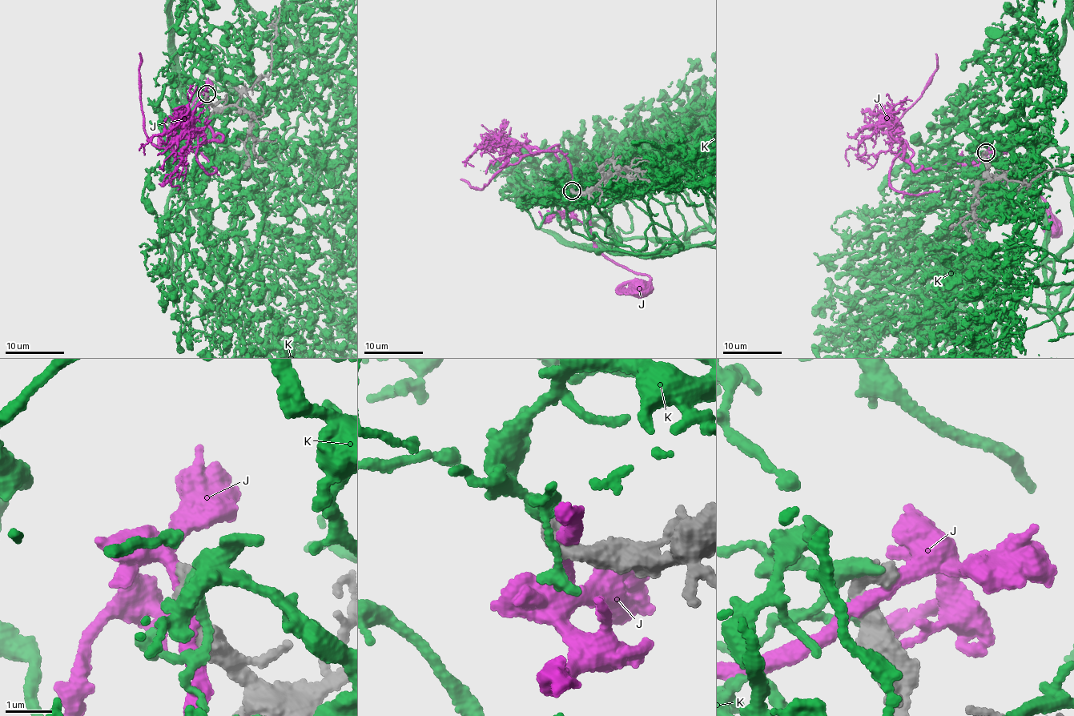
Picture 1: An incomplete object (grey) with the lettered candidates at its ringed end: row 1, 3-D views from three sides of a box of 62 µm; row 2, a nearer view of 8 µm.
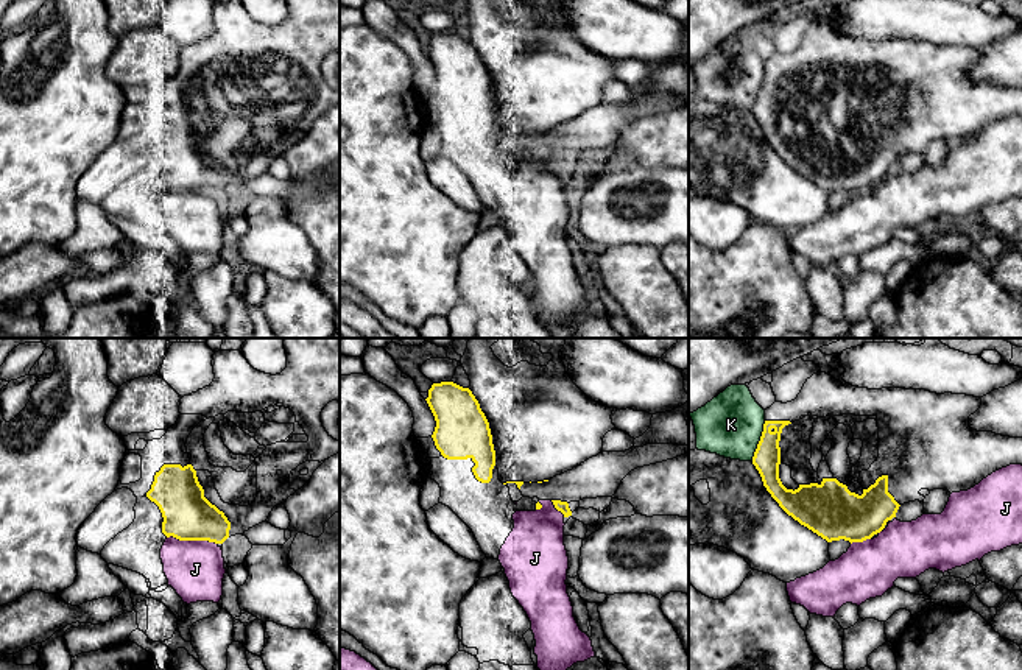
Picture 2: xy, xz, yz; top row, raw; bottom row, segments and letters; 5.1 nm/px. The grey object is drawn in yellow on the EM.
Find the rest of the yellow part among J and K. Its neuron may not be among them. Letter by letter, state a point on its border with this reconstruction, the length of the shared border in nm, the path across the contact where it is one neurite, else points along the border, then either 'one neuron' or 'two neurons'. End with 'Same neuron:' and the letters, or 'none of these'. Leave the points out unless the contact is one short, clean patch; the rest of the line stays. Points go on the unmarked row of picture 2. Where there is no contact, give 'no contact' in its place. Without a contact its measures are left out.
J: xy (192, 190) | 260 nm | two neurons
K: yz (759, 92) | 220 nm | two neurons
Same neuron: none of these

